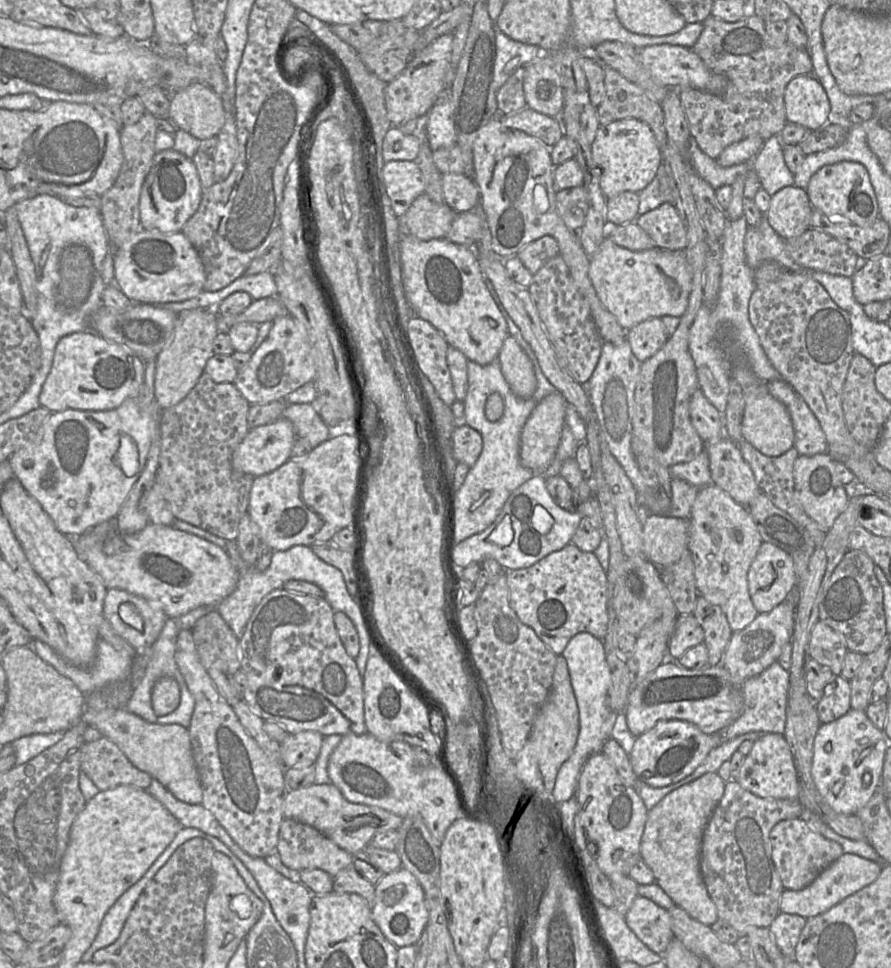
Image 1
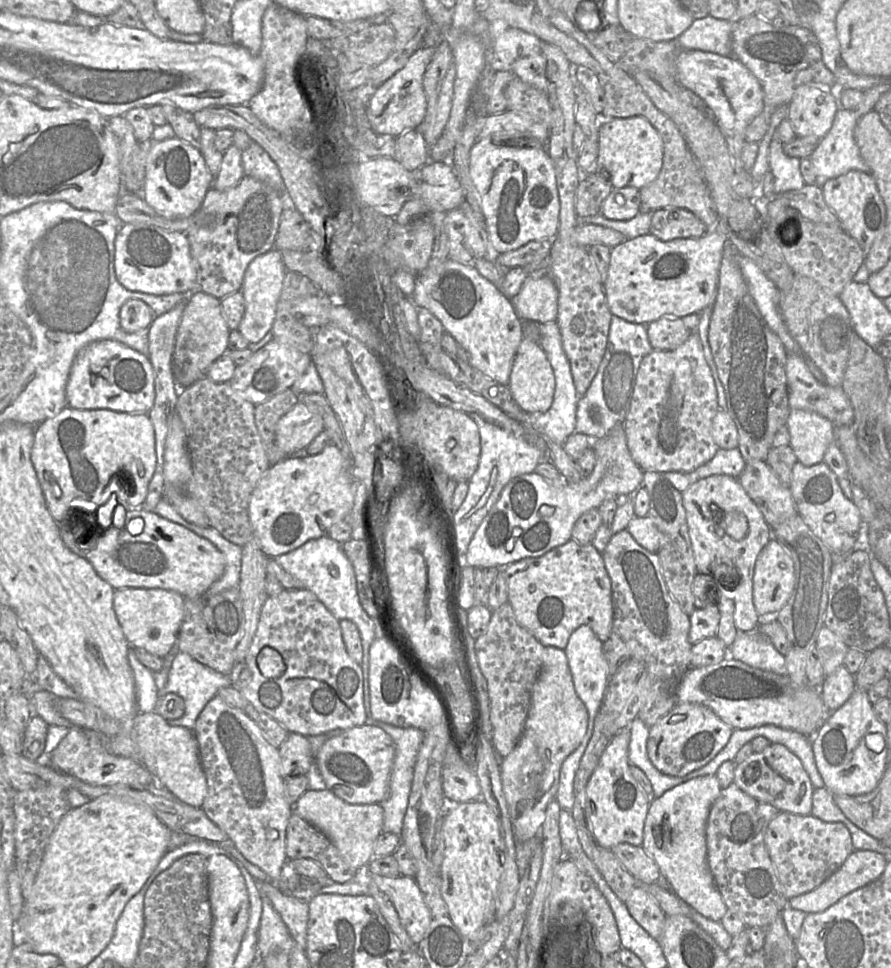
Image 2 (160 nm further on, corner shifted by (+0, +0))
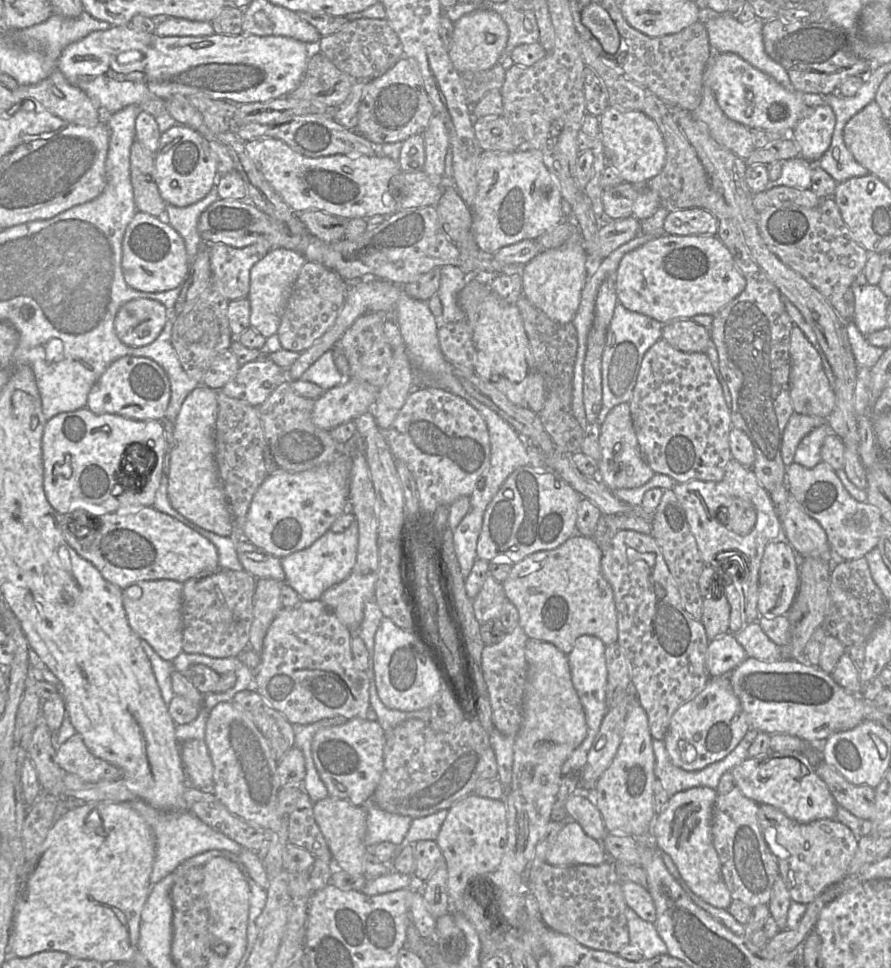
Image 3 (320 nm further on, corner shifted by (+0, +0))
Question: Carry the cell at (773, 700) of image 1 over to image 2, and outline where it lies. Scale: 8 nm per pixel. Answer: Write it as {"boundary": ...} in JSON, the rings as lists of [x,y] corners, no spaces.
{"boundary":[[[758,629],[739,632],[729,648],[729,657],[753,668],[786,675],[785,657]]]}

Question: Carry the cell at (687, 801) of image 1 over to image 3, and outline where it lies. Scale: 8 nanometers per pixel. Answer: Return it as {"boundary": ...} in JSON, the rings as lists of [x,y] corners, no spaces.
{"boundary":[[[694,787],[670,797],[666,808],[656,815],[651,827],[661,852],[668,854],[689,889],[706,903],[727,909],[732,898],[721,874],[720,860],[712,840],[712,810],[716,790]]]}

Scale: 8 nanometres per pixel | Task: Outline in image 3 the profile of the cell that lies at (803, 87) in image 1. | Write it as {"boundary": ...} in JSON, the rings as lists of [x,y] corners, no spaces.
{"boundary":[[[828,104],[805,107],[803,116],[790,132],[799,149],[798,157],[816,164],[831,144],[834,126],[835,115]]]}

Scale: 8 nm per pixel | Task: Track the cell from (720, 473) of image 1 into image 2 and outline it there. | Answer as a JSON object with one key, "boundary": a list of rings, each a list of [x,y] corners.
{"boundary":[[[765,461],[746,463],[737,479],[771,529],[798,514],[790,488],[781,484]]]}

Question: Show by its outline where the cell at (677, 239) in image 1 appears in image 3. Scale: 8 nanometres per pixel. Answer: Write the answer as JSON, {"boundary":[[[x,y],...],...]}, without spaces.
{"boundary":[[[687,208],[669,212],[663,230],[666,234],[678,236],[715,236],[718,221],[705,209]]]}

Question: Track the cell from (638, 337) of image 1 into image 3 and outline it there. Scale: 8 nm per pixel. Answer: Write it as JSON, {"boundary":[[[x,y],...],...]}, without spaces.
{"boundary":[[[677,319],[663,324],[662,339],[677,350],[705,353],[711,341],[710,331],[691,319]]]}

